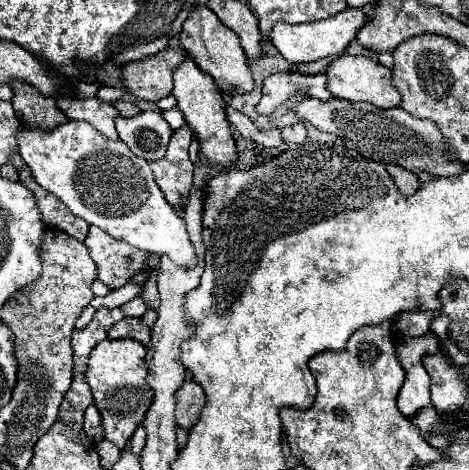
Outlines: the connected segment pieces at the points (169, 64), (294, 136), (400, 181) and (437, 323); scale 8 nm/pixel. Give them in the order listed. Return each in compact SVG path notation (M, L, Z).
M166 46L158 54L122 66L122 84L140 100L158 102L172 94L172 74L186 60L182 48Z
M298 122L294 126L286 126L282 128L282 140L286 144L302 144L306 140L306 130L304 130L304 124Z
M386 164L386 170L390 172L390 176L396 180L396 186L402 194L410 196L416 192L416 188L420 186L420 180L414 172L408 172L406 168L402 166L396 166L396 164Z
M433 319L430 324L430 330L438 336L439 339L447 337L447 328L451 320L447 319Z

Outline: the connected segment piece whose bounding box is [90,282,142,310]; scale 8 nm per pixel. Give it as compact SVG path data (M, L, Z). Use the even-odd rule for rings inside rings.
M128 282L126 286L122 286L120 290L110 292L110 294L104 296L104 298L94 298L90 304L92 304L96 310L100 310L100 308L116 308L116 306L122 306L122 304L126 302L126 294L128 294L128 296L136 296L136 292L140 292L140 290L128 290L128 288L142 288L142 284L132 284L132 282Z

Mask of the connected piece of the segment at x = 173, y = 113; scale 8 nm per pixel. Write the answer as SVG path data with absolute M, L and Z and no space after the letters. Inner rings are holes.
M174 108L174 110L168 110L168 112L162 112L162 116L168 120L168 124L172 130L176 130L178 126L184 126L184 116L182 116L182 112L178 110L178 108Z

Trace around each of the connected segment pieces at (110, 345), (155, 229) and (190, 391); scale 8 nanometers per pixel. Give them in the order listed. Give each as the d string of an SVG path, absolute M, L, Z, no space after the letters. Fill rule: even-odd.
M102 340L92 352L86 370L86 382L92 388L94 404L102 416L102 438L116 444L120 450L142 422L148 406L152 404L152 390L146 384L146 346L136 340Z
M68 120L50 132L22 126L18 148L36 182L56 194L88 224L100 226L110 236L144 252L158 256L166 254L180 268L188 270L198 264L196 250L186 232L186 222L166 202L164 192L154 182L148 162L138 158L124 142L106 140L92 124L82 120Z
M184 382L176 392L176 424L190 430L198 422L204 402L204 390L196 382Z

